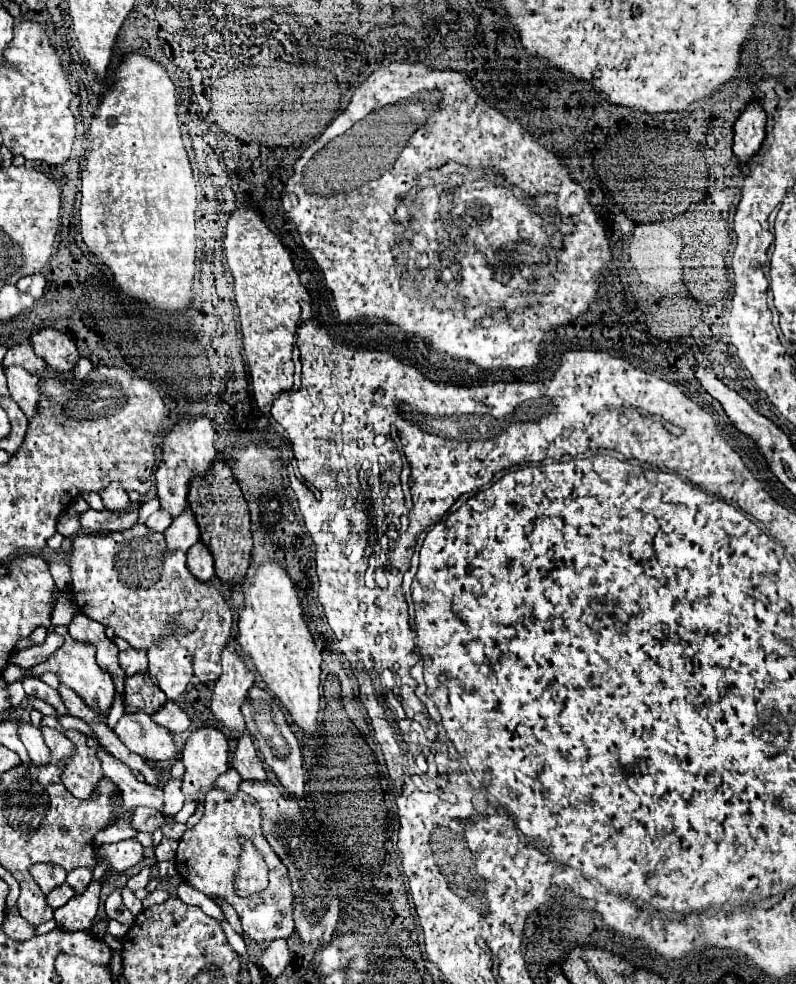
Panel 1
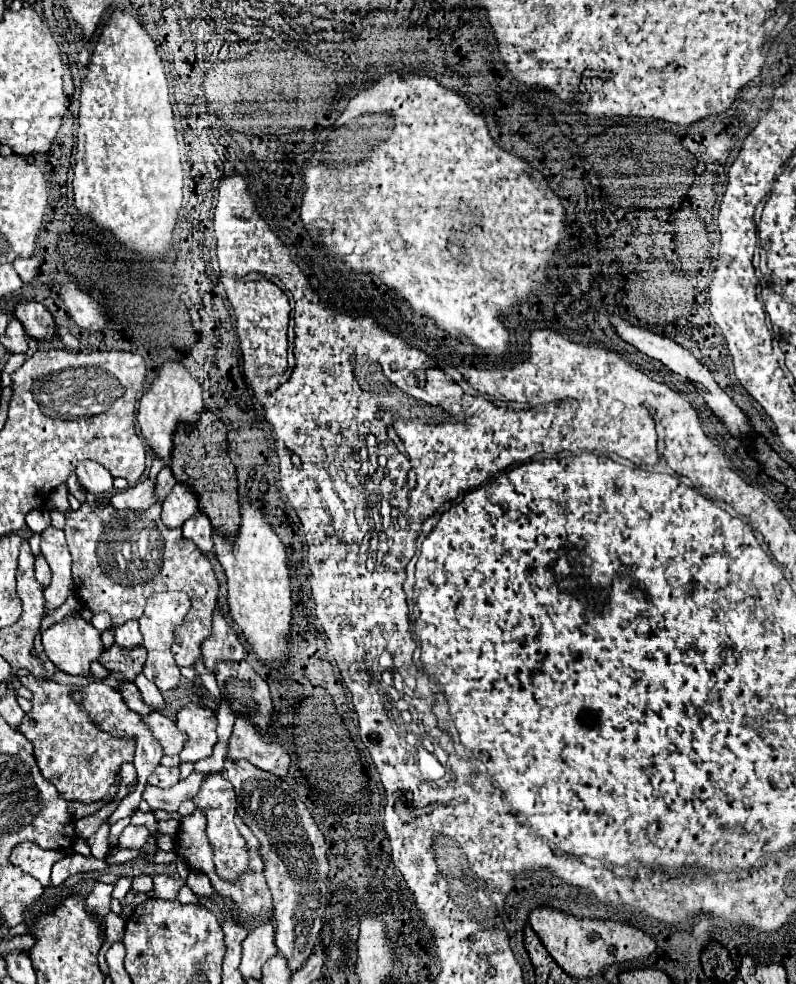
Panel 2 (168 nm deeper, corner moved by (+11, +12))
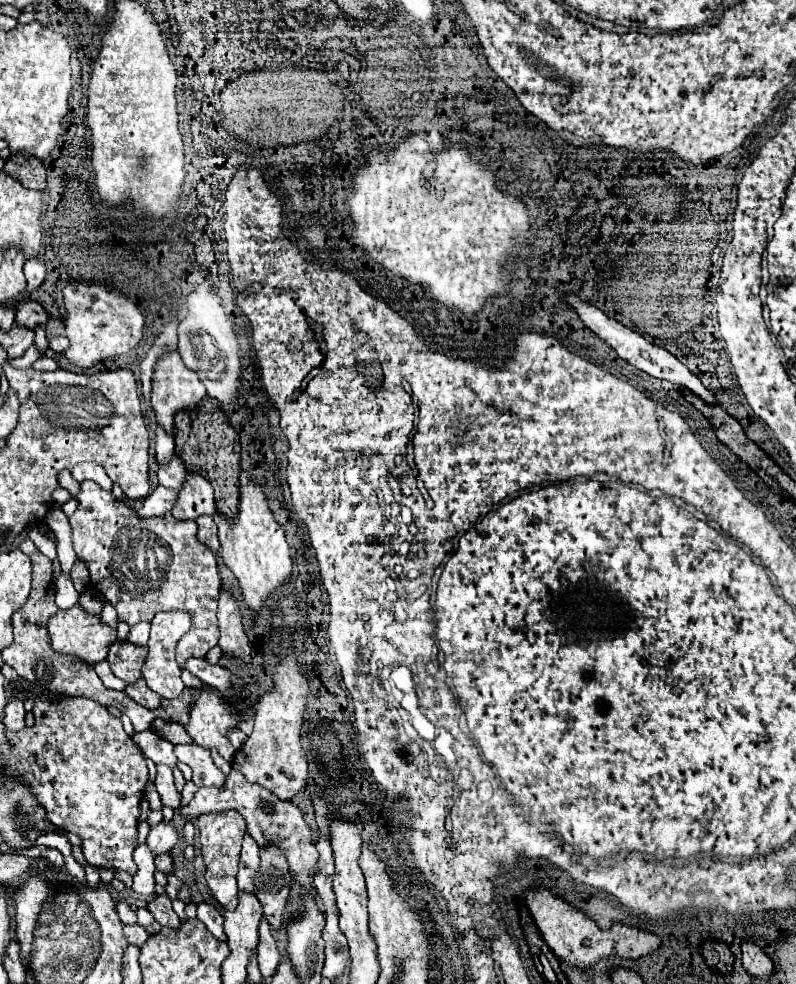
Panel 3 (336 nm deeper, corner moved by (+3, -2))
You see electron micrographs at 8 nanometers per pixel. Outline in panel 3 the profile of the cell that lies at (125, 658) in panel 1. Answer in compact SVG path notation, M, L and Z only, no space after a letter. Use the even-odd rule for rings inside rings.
M140 622L140 624L136 624L136 626L130 628L128 642L136 644L136 646L146 646L146 642L148 642L148 632L150 632L150 624L148 624L148 622Z

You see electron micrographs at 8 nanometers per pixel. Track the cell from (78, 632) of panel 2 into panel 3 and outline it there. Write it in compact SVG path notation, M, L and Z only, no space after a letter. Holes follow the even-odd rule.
M78 604L70 610L60 610L58 614L54 614L48 620L48 632L50 632L50 640L52 640L52 648L58 654L70 654L78 660L82 660L86 666L94 666L102 660L106 660L108 656L108 648L110 644L114 644L116 640L116 630L100 624L100 618L86 614Z

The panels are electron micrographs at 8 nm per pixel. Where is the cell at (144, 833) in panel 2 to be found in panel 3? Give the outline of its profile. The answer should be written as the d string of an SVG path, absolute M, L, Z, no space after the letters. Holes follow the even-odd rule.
M160 822L158 826L150 828L150 834L146 838L146 846L148 846L148 850L152 850L158 856L158 854L170 852L174 848L176 840L178 840L178 832L174 830L174 826L172 824L164 826L164 822Z

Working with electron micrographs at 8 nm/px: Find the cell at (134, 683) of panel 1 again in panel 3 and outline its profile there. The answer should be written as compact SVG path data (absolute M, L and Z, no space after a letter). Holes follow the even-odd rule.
M114 642L108 652L108 664L114 676L122 678L126 684L134 684L142 678L142 666L146 662L146 648L138 648L130 642Z

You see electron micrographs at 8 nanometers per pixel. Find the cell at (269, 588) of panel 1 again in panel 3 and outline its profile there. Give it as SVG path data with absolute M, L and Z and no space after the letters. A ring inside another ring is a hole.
M254 480L240 488L240 506L236 520L224 520L216 512L214 522L218 526L218 538L222 544L222 560L240 582L244 604L252 610L252 614L258 616L264 602L292 576L292 556L290 546L284 538L284 530L274 520L266 496Z

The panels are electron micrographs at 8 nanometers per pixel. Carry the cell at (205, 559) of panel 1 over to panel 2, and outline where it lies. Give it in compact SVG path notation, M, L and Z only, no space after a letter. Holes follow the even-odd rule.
M196 512L194 516L190 516L190 520L184 522L182 532L184 532L184 538L192 540L204 554L212 550L212 526L206 514Z

